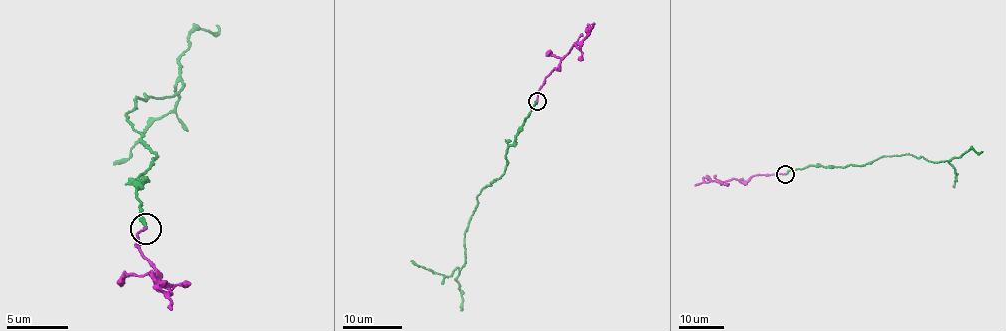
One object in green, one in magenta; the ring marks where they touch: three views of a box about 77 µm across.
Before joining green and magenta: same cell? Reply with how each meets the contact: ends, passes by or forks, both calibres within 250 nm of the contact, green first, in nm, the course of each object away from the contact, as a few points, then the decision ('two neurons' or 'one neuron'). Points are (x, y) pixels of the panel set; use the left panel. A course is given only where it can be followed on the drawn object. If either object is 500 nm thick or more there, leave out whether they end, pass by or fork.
green ends; magenta ends; calibres 240 and 190 nm; course green (145, 229), (137, 189), (158, 158), (126, 114), (145, 95), (170, 97), (180, 81), (174, 107), (113, 166); course magenta (145, 229), (135, 234), (135, 244), (155, 272), (149, 275), (168, 289), (171, 310); one neuron

